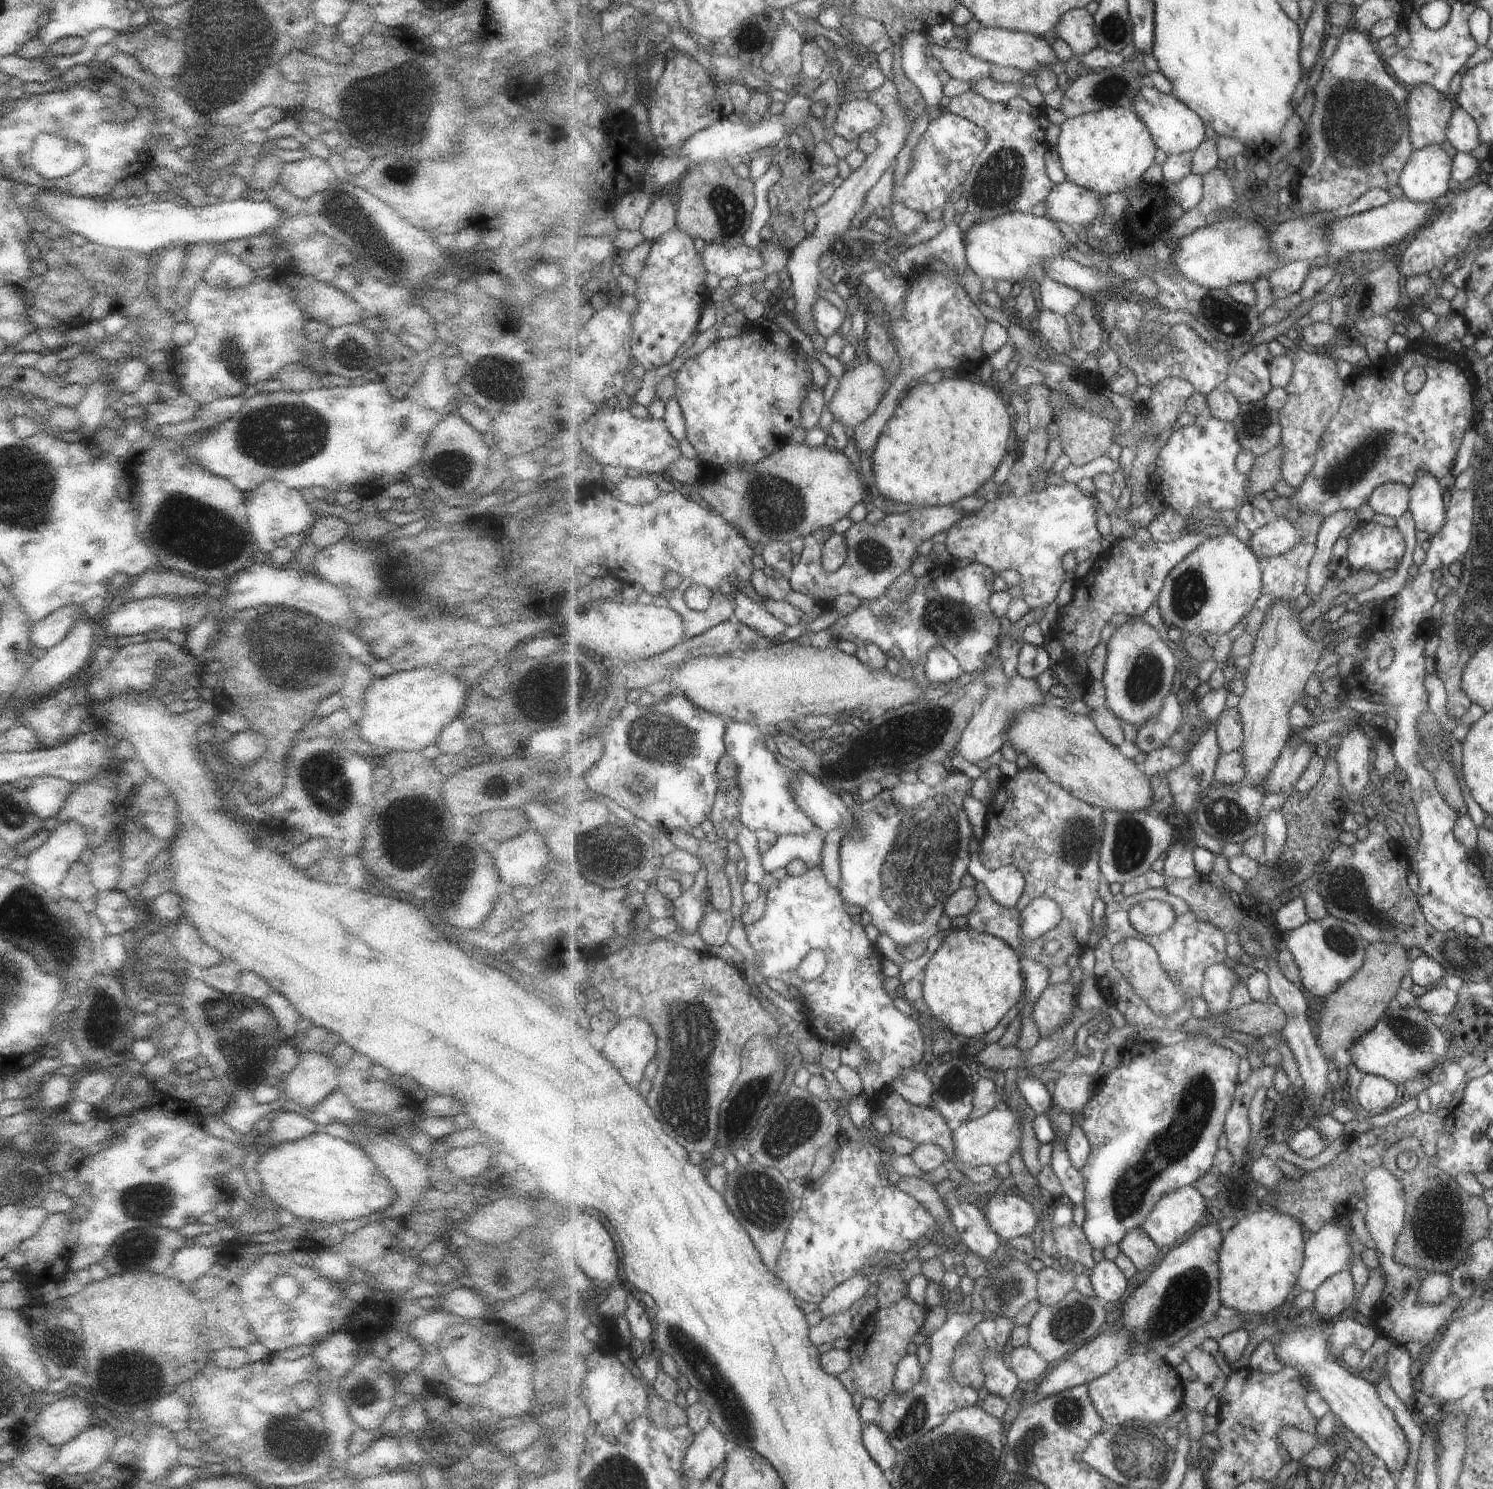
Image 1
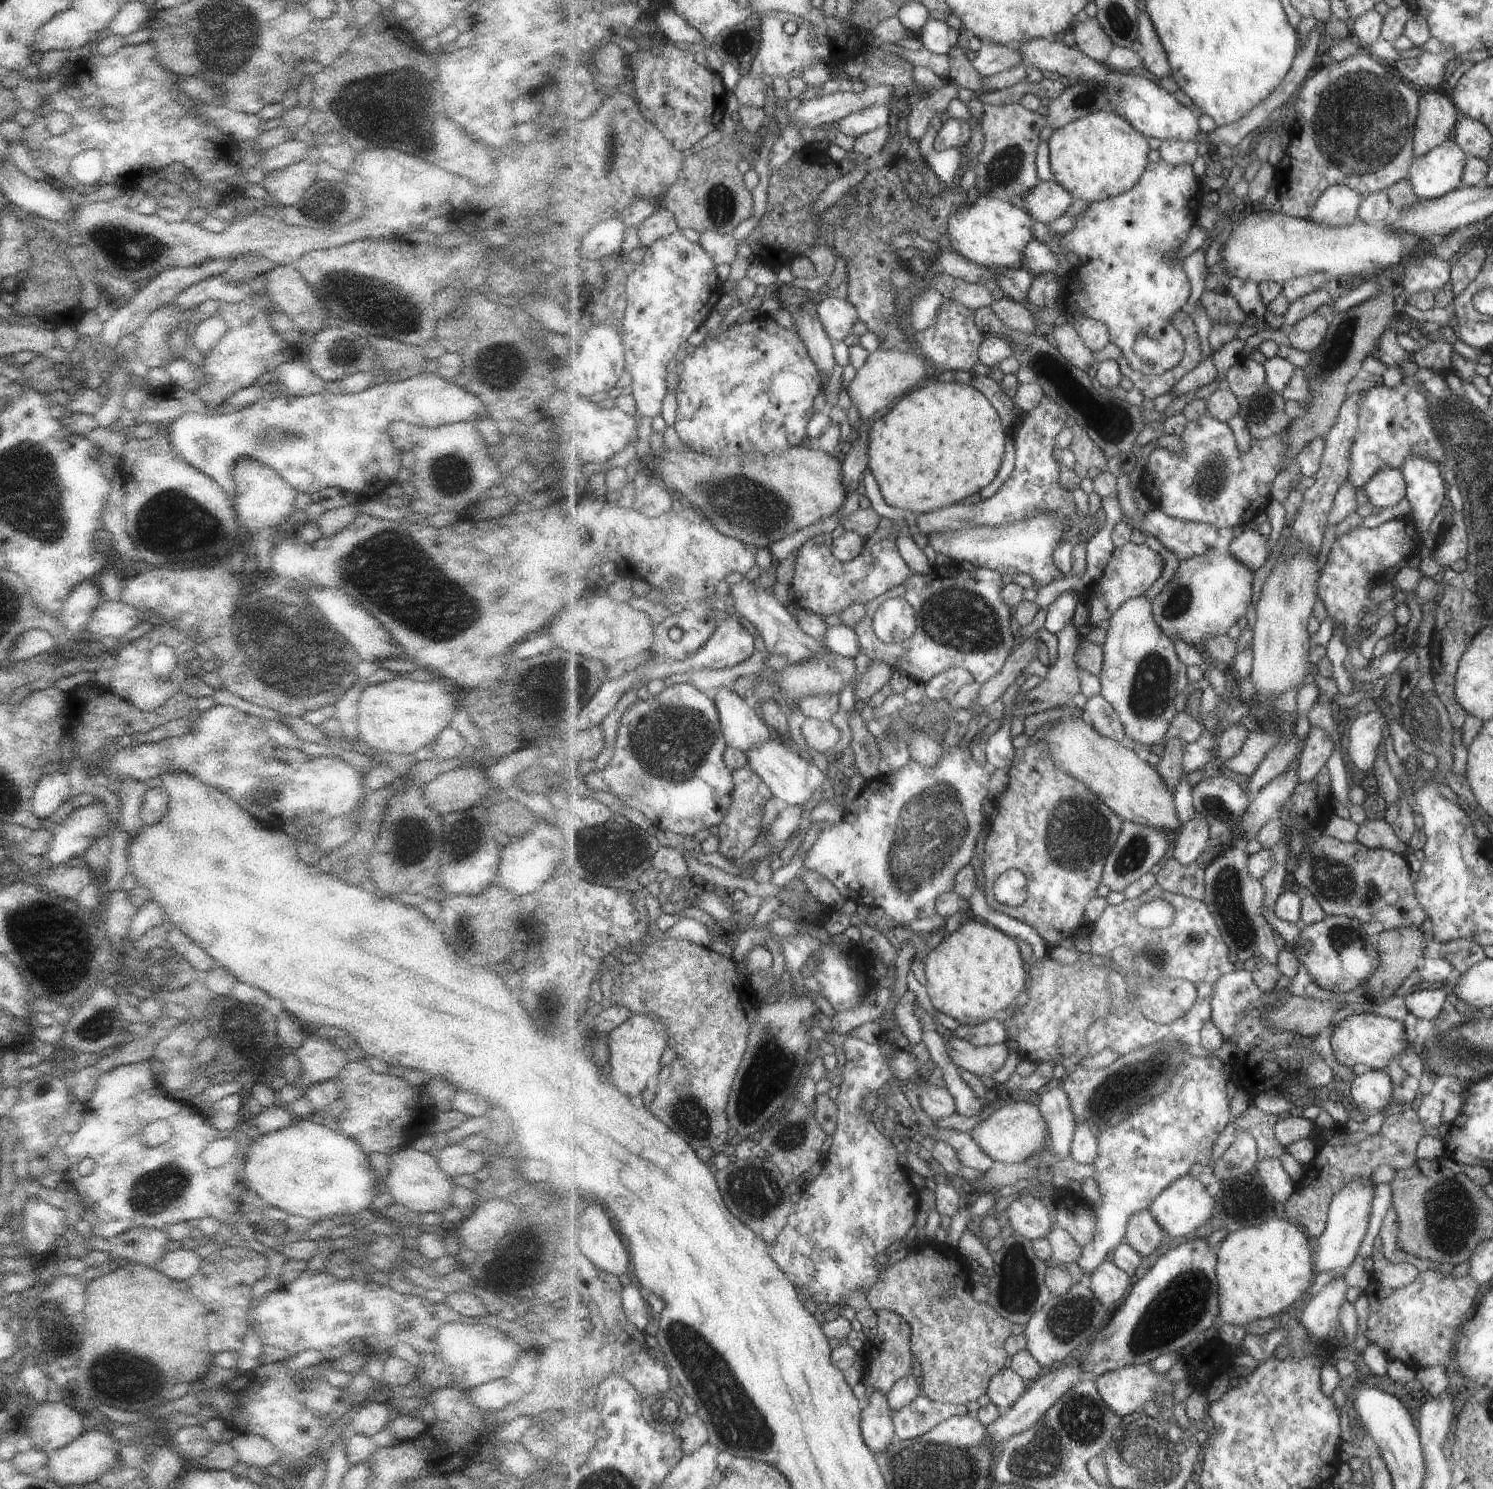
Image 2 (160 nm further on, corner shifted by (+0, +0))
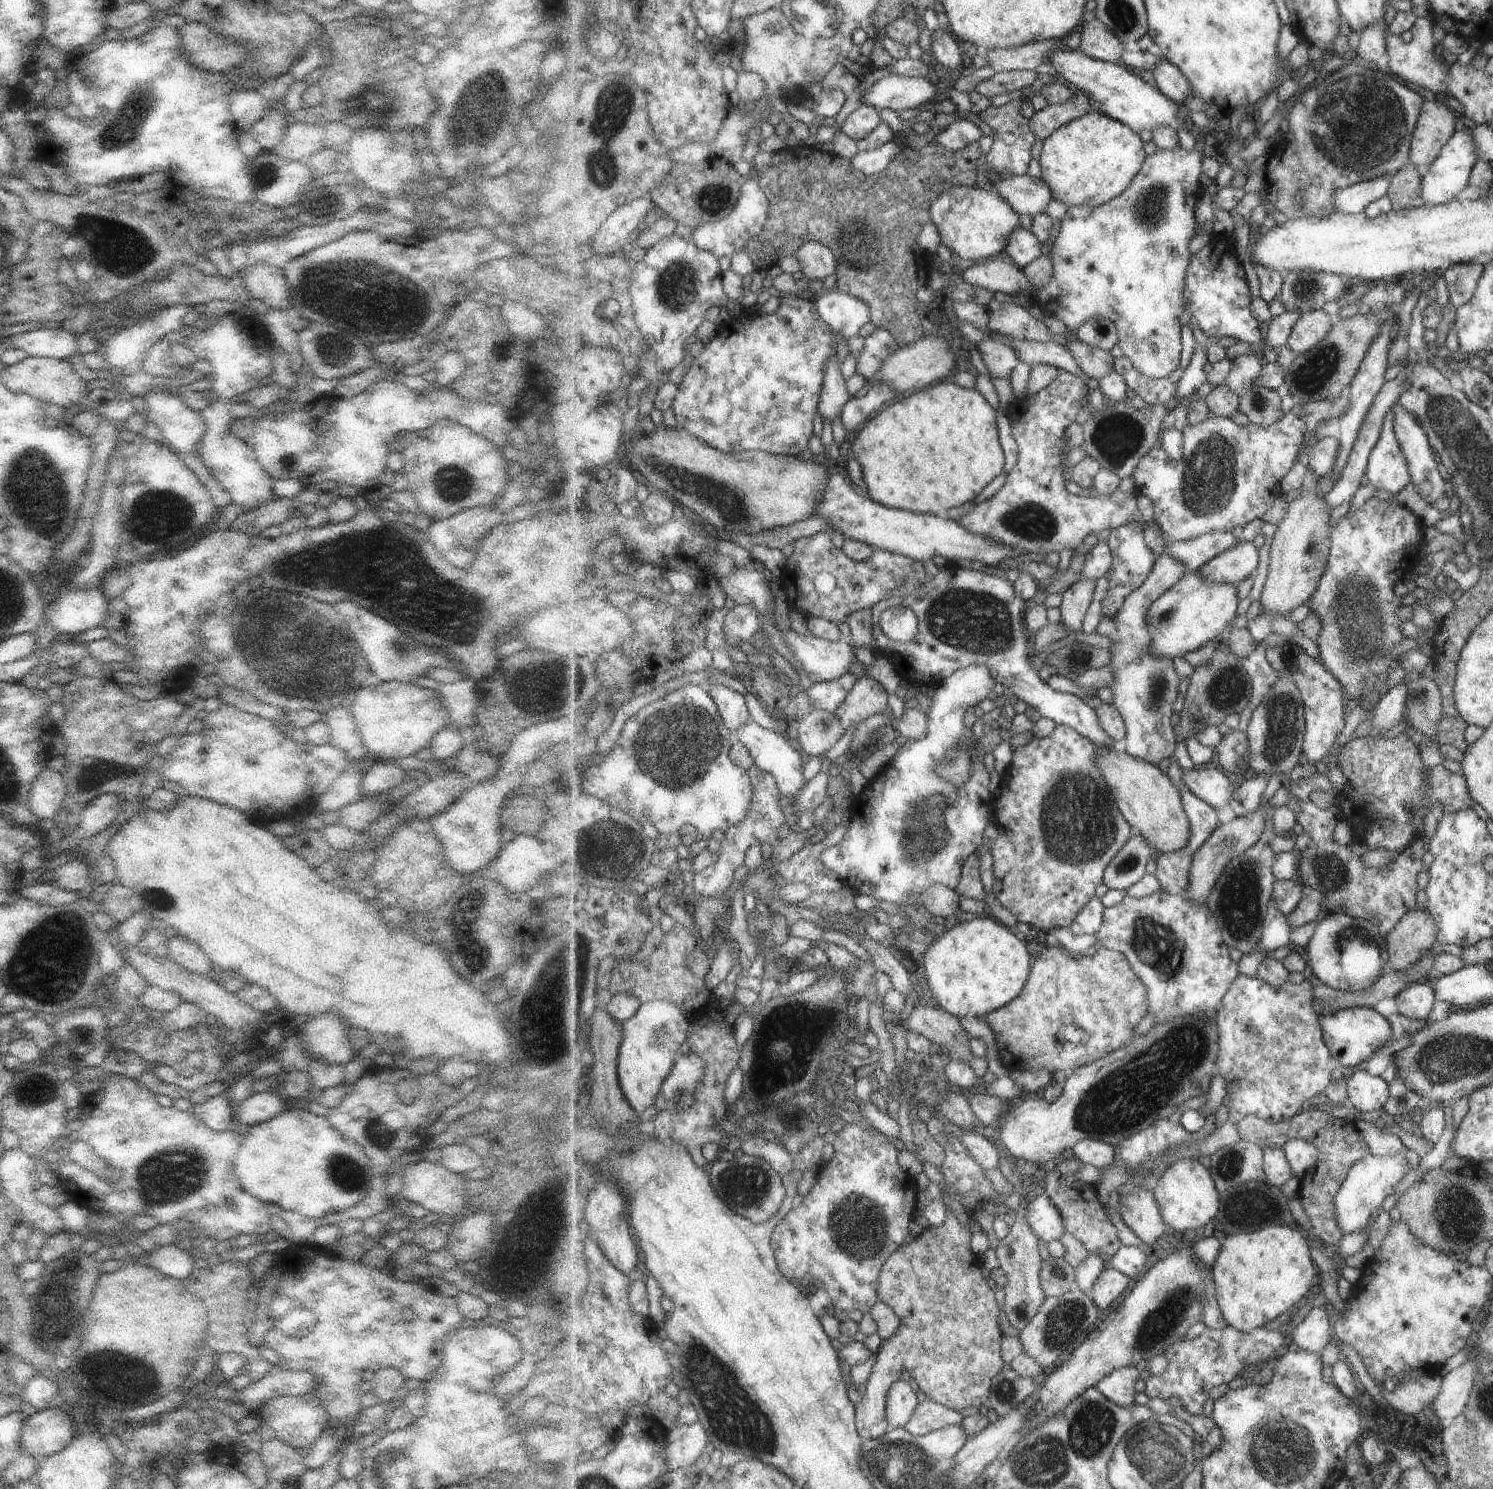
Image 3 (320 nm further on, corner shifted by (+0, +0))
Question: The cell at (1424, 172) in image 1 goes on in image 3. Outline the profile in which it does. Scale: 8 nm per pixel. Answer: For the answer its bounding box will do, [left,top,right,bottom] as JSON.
[1423,130,1477,205]

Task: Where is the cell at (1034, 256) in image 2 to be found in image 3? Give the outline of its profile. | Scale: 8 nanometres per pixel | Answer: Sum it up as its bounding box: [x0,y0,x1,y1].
[1004,227,1043,267]

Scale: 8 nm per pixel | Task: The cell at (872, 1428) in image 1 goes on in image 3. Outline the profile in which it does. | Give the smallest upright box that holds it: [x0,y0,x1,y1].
[856,1212,1007,1440]

